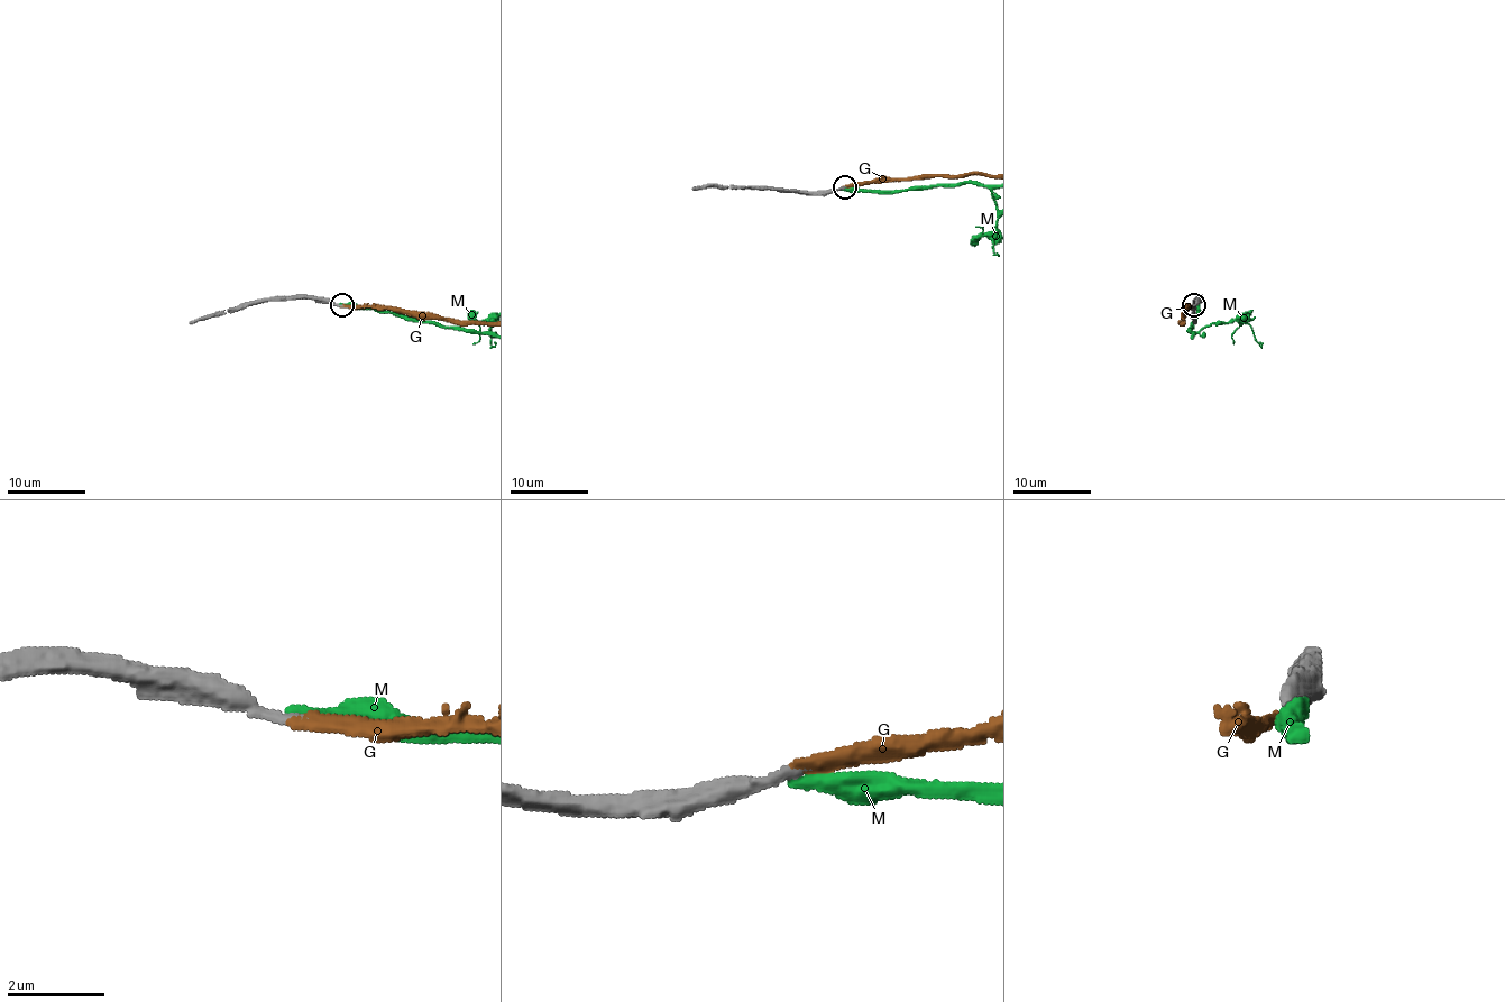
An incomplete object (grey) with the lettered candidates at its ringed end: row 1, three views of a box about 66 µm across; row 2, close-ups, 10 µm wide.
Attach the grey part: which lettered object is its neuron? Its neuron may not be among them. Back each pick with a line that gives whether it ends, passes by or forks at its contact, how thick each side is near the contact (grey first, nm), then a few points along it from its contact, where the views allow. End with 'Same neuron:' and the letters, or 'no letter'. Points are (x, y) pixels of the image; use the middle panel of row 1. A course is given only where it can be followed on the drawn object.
G: it ends | 200/280 nm
Same neuron: G

